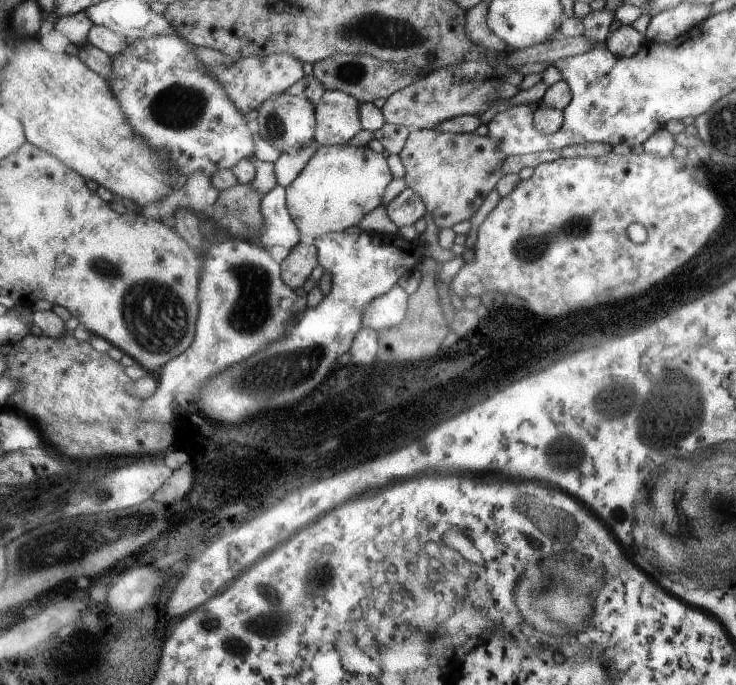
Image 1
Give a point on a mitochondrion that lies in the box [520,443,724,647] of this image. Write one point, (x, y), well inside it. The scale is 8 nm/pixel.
(684, 571)

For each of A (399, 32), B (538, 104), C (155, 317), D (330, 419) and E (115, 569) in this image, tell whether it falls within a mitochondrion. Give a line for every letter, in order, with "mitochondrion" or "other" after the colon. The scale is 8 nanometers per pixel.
A: mitochondrion
B: other
C: mitochondrion
D: other
E: other

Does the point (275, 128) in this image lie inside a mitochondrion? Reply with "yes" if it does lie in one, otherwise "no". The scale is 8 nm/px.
yes

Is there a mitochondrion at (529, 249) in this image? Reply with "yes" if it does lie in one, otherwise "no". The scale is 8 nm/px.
yes

